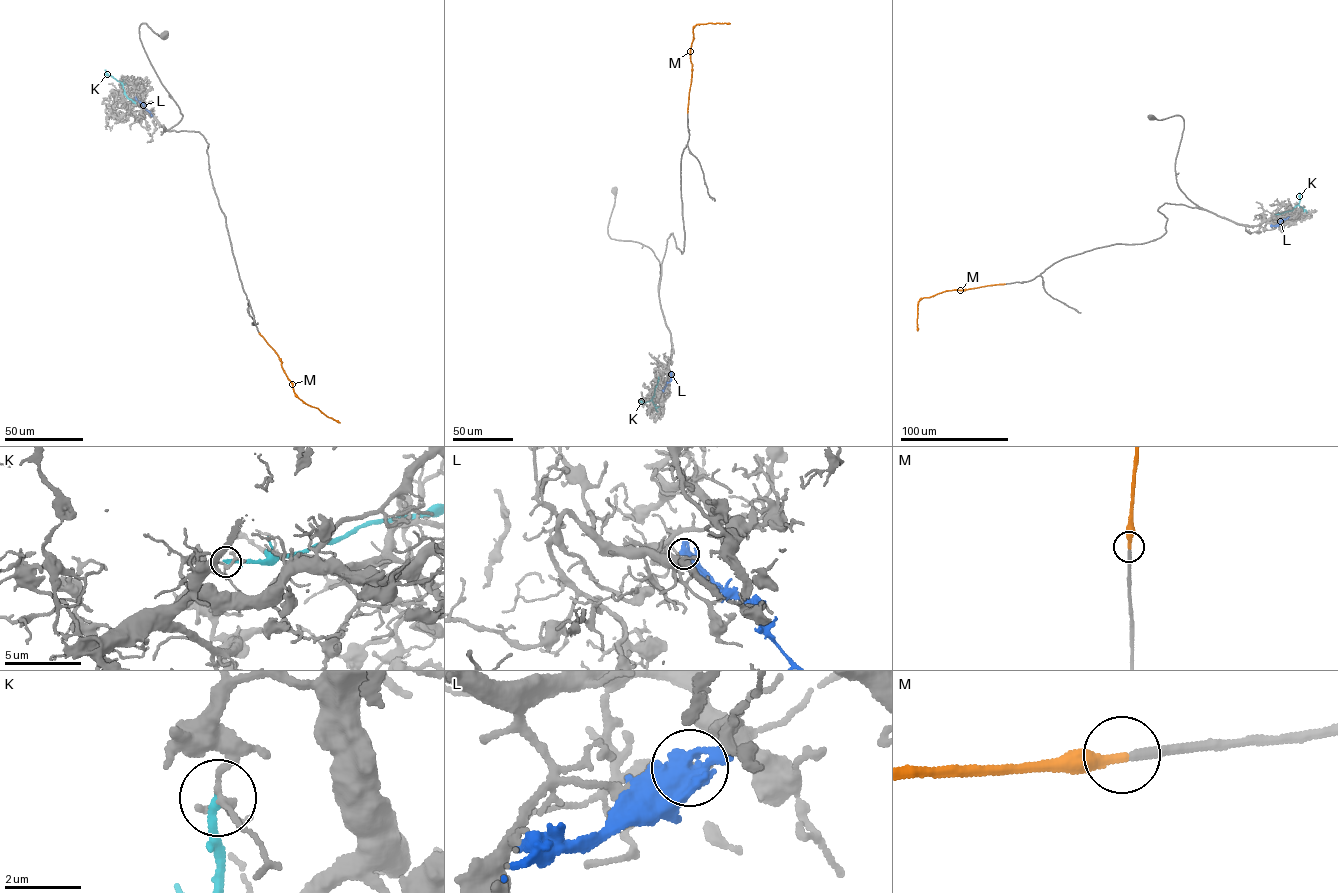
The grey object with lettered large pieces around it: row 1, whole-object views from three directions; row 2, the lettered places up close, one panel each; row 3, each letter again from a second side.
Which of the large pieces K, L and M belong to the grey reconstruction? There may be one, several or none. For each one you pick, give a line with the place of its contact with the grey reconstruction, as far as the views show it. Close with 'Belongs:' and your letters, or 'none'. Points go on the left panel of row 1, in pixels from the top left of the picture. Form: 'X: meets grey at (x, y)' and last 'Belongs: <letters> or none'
M: meets grey at (259, 333)
Belongs: M

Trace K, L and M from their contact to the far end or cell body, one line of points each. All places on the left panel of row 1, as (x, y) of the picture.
K: (135, 103), (127, 97), (123, 84), (105, 70)
L: (135, 98), (152, 115)
M: (259, 333), (277, 353), (296, 396), (340, 423)

